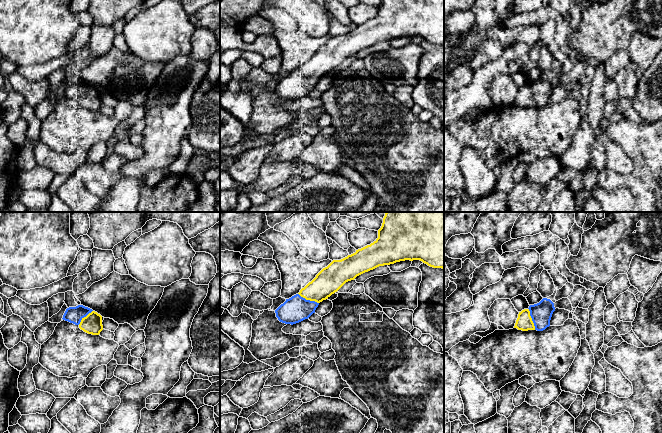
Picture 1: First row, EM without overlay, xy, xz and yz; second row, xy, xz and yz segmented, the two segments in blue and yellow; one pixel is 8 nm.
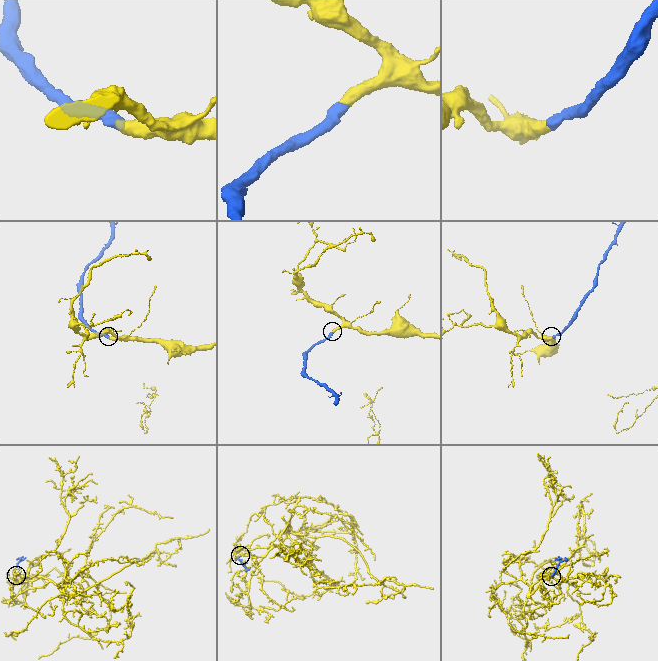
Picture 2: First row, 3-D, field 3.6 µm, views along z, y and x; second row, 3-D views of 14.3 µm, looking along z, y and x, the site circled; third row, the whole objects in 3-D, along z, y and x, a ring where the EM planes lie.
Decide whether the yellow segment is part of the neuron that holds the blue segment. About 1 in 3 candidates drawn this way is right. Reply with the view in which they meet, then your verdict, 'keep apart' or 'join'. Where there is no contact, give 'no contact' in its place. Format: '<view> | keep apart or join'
yz | join

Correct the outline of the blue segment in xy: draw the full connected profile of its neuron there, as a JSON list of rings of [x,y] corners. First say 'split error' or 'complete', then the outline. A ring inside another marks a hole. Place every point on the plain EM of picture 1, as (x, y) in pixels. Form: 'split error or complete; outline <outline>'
split error; outline [[[83,81],[67,84],[62,95],[78,101],[88,110],[99,111],[103,106],[102,92]]]

